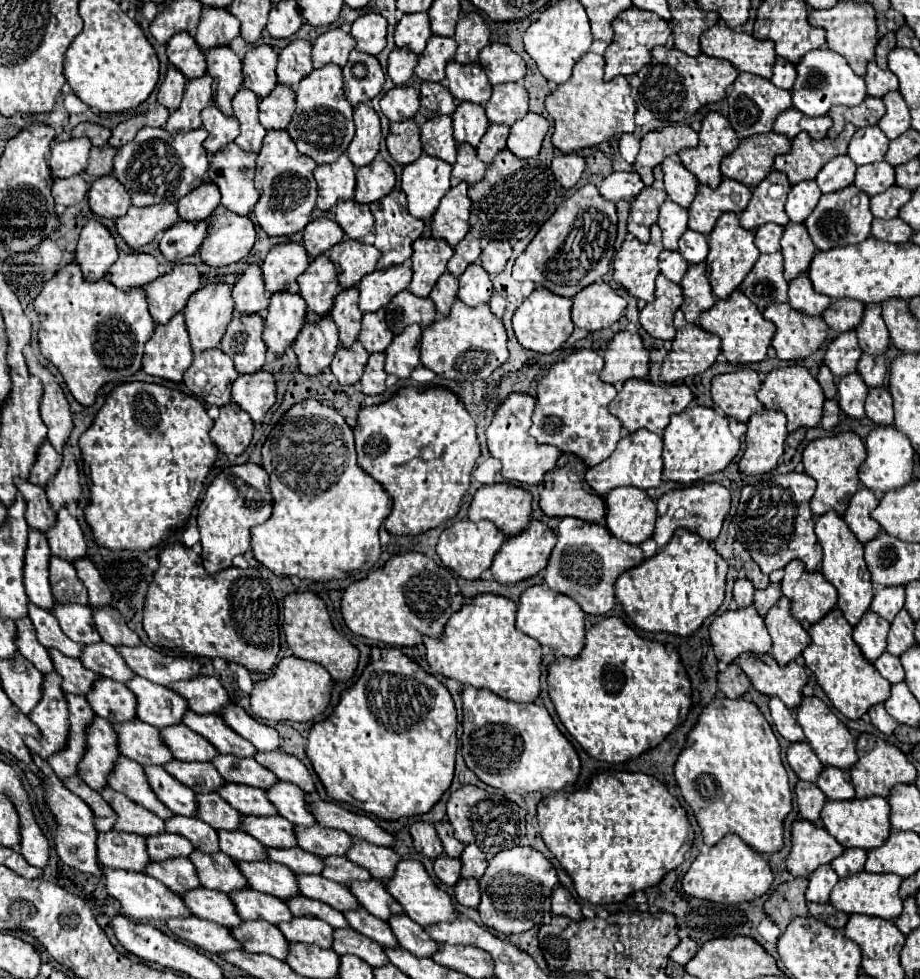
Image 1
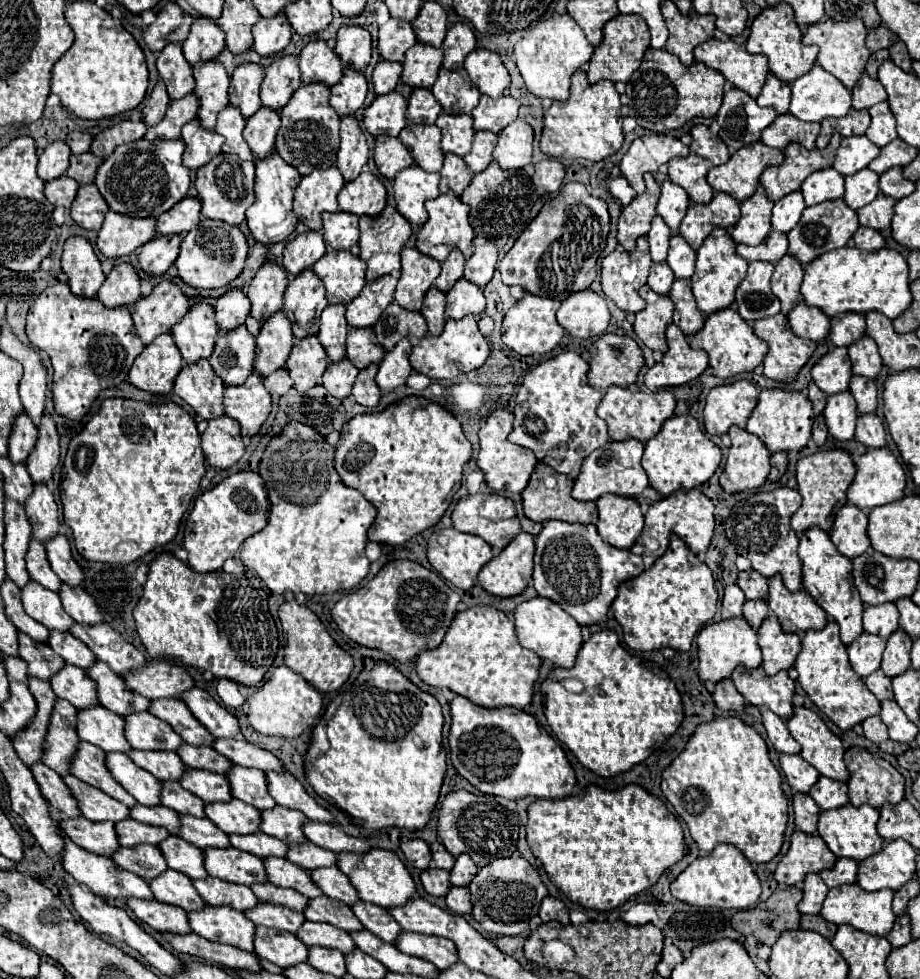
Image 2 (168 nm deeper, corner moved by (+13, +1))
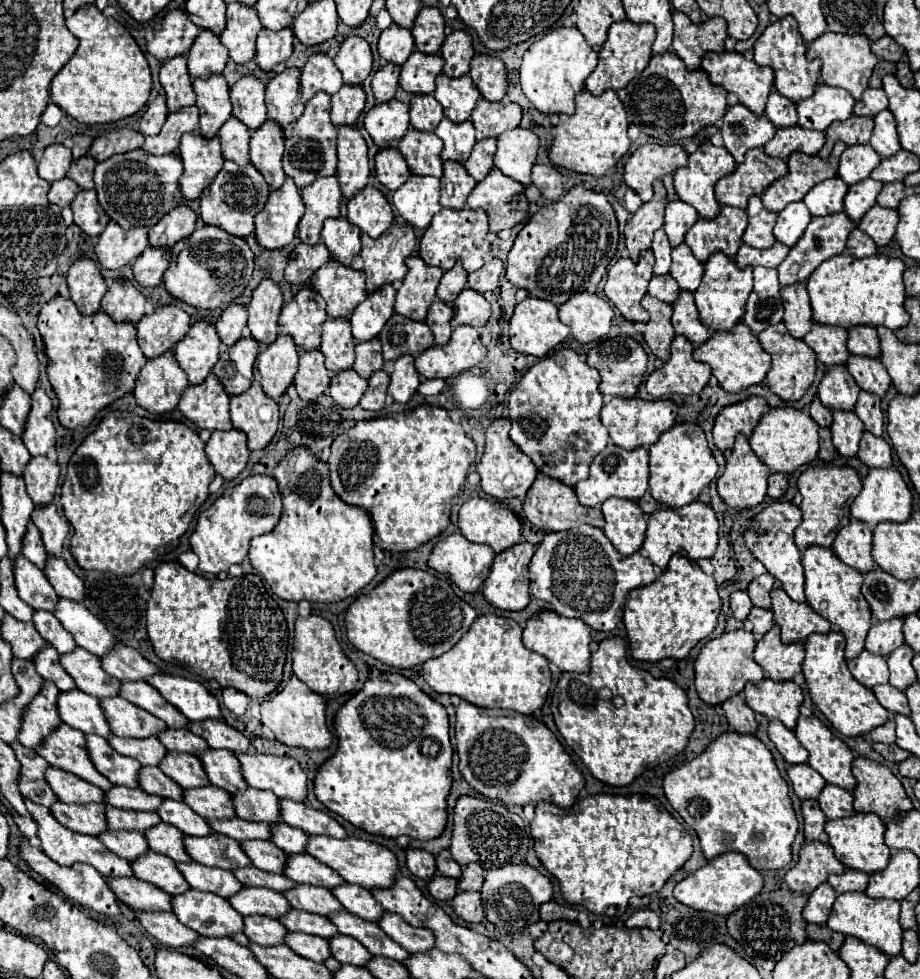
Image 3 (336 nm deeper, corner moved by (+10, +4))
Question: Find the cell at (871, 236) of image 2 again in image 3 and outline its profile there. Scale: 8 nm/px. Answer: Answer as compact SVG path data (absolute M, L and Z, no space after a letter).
M854 229L846 241L846 253L852 257L870 257L876 253L876 245L866 233L862 233L860 229Z

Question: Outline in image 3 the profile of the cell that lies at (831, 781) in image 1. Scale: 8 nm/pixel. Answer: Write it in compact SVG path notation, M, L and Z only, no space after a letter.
M826 785L818 797L820 809L828 819L838 819L838 817L850 817L854 815L852 807L852 795L846 789Z

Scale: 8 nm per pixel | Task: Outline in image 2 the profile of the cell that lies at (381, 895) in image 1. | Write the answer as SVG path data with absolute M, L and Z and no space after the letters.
M319 868L317 872L311 872L311 876L325 896L345 902L347 906L353 906L359 900L355 886L349 882L349 878L339 868Z

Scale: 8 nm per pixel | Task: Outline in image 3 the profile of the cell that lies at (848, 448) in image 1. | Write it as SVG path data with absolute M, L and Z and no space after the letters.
M834 465L808 467L798 477L798 491L802 495L802 503L800 503L802 523L794 533L794 541L798 549L804 551L812 545L832 547L838 529L850 523L850 505L856 499L856 495L860 495L860 489L862 489L860 477L852 467L834 467Z

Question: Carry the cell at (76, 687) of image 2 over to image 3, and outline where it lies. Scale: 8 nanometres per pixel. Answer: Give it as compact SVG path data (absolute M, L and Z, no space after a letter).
M46 645L44 649L40 649L36 653L36 657L32 657L32 663L36 667L36 673L42 679L52 681L60 691L68 691L68 689L76 689L74 681L68 677L68 673L62 671L62 665L58 663L58 651L52 645Z

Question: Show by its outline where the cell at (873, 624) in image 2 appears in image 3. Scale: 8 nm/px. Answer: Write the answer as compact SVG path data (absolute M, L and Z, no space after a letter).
M902 619L900 621L874 621L868 637L866 637L866 647L870 653L888 657L894 649L898 649L904 643L902 637Z

